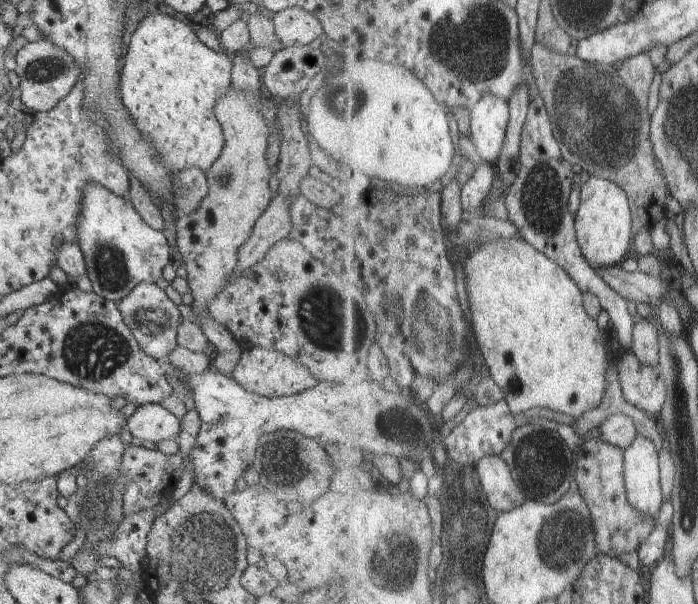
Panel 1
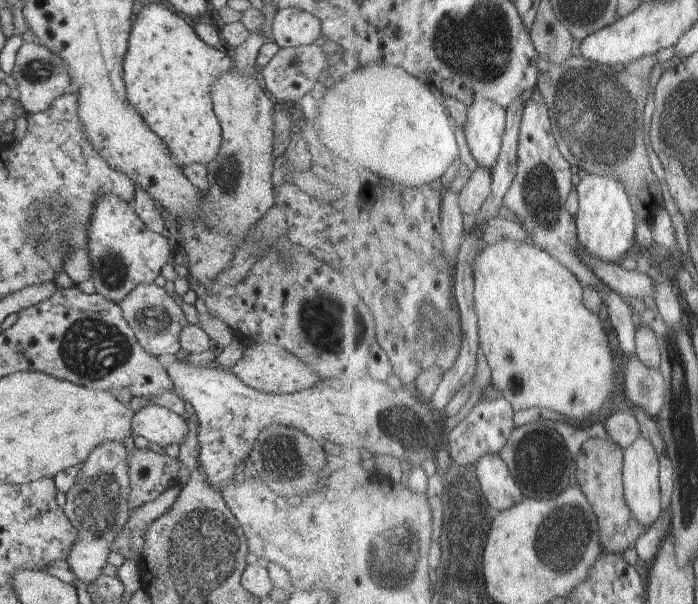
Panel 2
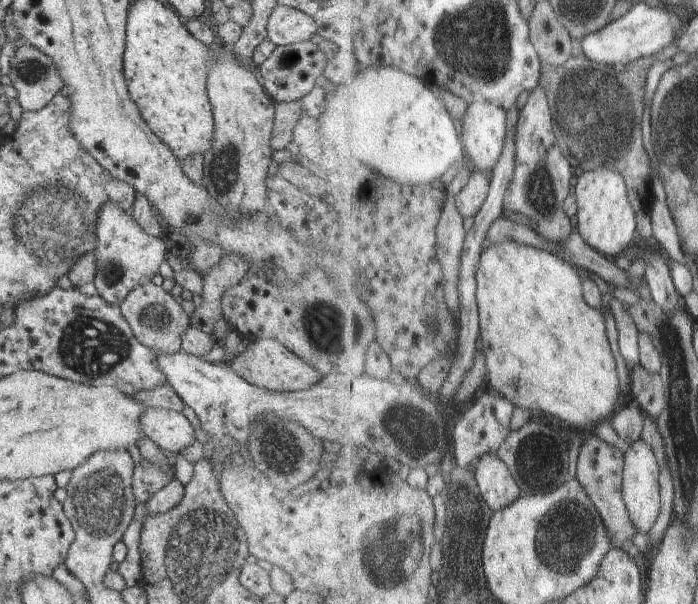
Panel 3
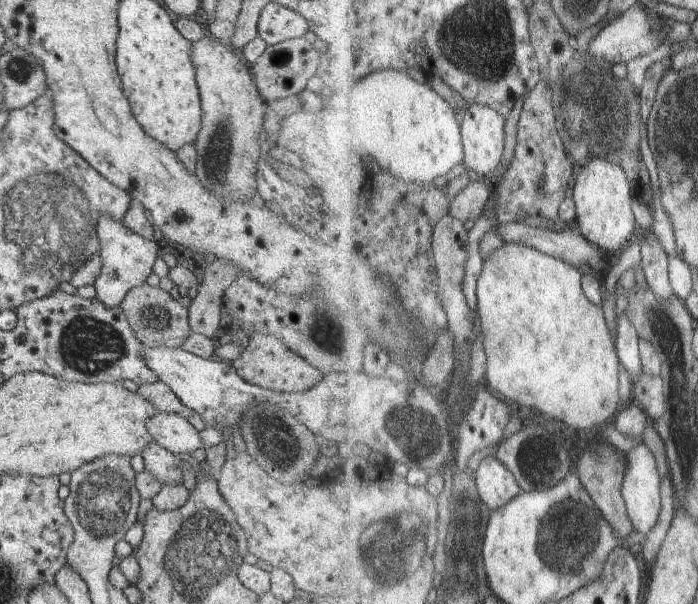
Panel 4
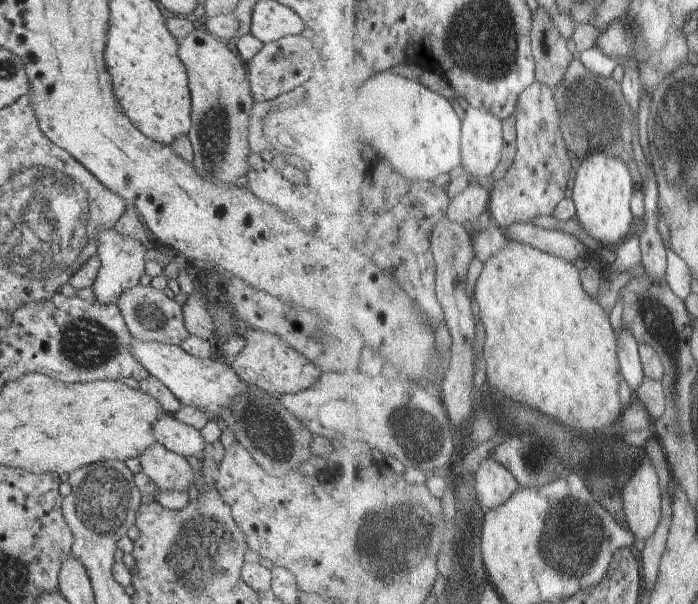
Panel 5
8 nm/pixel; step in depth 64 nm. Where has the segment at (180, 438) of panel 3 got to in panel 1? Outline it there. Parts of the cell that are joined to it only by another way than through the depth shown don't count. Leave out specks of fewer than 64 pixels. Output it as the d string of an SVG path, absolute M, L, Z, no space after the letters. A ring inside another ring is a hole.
M147 403L135 408L126 419L127 430L133 438L147 442L177 439L180 420L159 403Z

